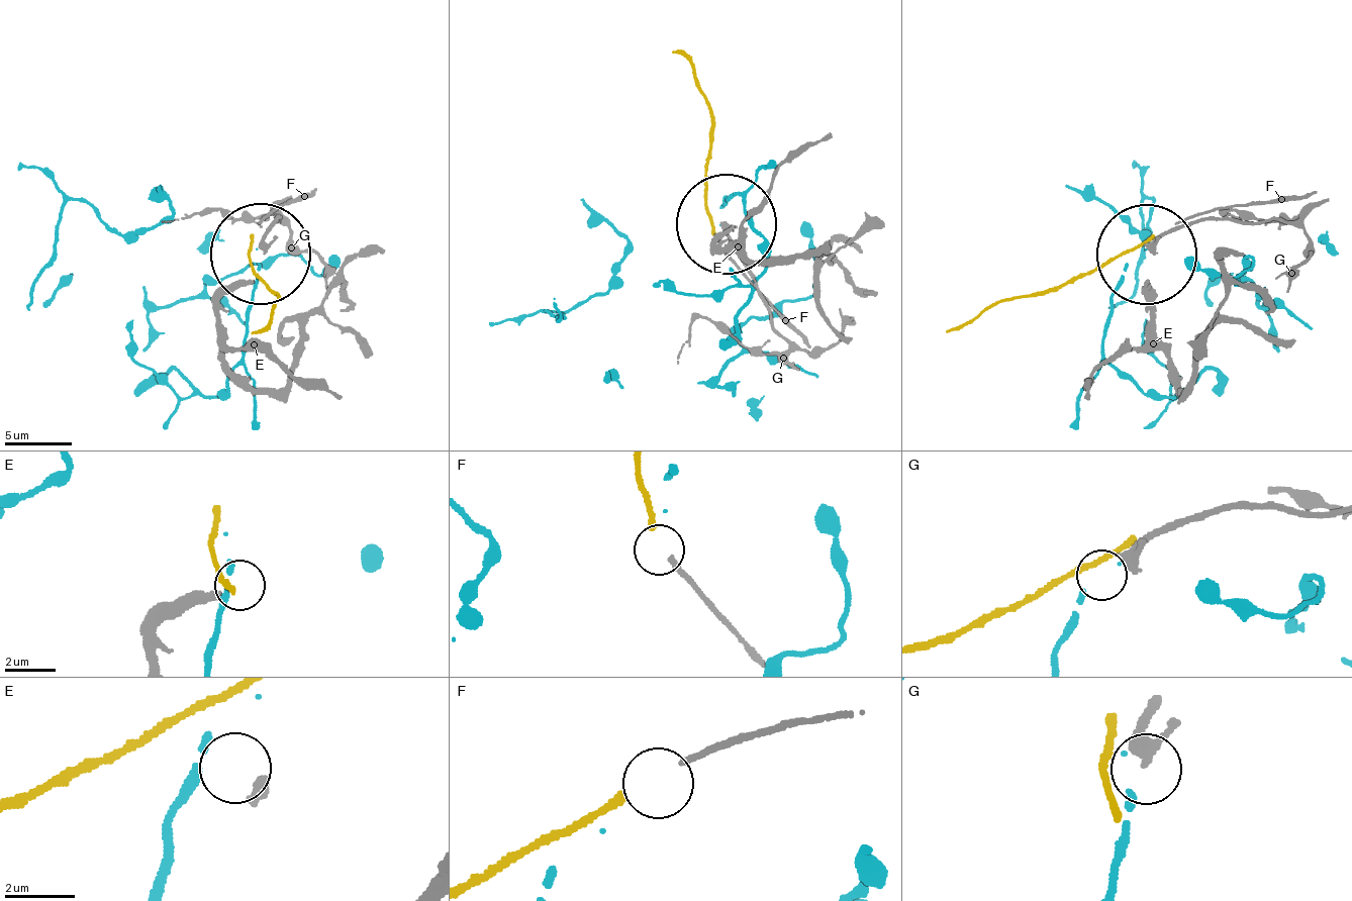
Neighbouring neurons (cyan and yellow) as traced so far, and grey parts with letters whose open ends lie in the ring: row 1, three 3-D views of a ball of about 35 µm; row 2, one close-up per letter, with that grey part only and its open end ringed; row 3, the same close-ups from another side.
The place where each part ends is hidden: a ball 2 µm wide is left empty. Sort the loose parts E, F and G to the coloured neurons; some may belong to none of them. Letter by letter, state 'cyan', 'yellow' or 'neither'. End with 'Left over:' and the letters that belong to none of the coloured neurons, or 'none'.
E: neither
F: yellow
G: cyan
Left over: E

